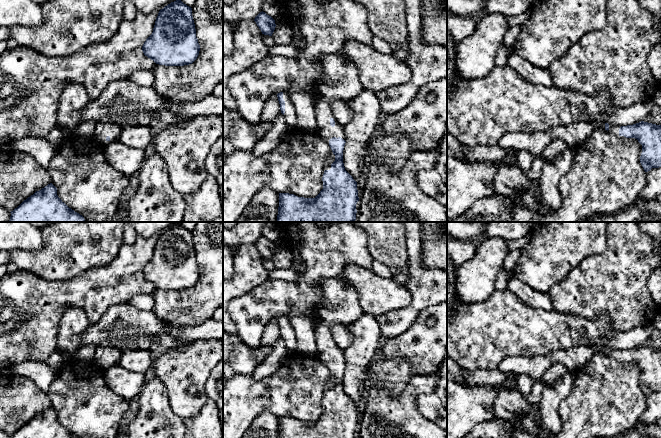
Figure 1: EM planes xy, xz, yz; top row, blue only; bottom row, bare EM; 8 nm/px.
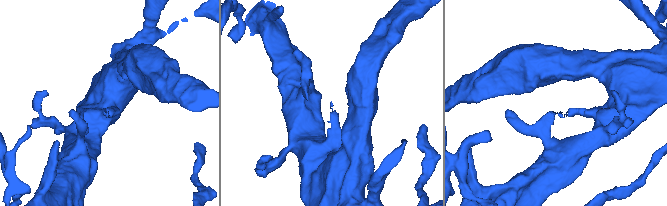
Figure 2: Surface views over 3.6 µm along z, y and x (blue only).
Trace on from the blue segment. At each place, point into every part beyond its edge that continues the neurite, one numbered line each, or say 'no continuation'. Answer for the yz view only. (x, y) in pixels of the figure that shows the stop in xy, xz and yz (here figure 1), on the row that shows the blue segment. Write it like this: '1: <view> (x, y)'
1: yz (613, 128)

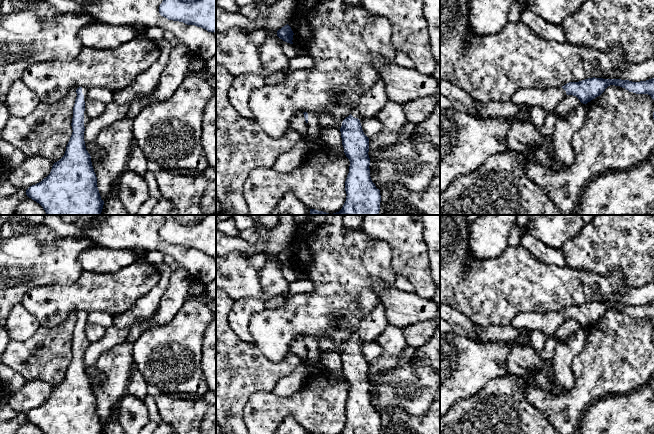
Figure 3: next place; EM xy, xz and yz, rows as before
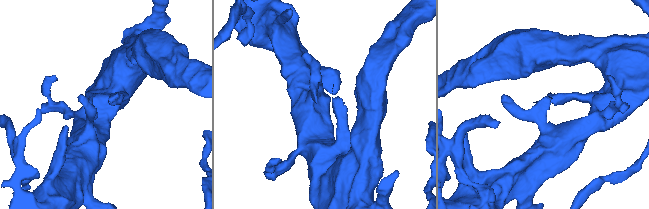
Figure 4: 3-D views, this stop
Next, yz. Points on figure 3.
1: yz (548, 99)

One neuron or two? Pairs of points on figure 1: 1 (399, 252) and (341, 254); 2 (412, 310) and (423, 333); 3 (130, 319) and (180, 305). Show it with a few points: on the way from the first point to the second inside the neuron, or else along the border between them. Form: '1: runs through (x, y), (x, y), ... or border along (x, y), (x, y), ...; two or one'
1: border along (365, 232), (367, 235), (368, 251), (374, 260); two
2: border along (435, 304), (424, 308), (415, 320), (399, 334); two
3: border along (153, 310), (166, 324); two

